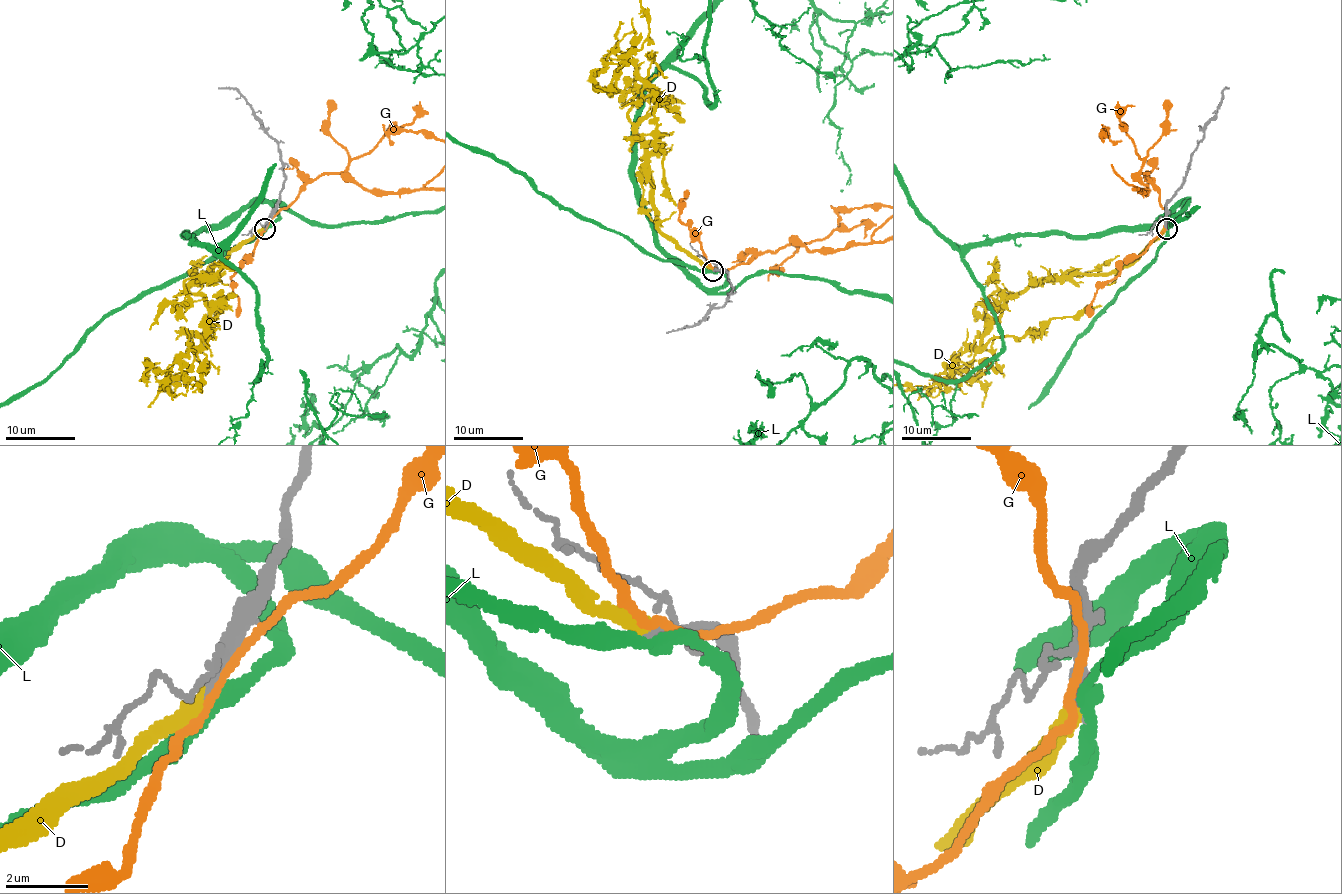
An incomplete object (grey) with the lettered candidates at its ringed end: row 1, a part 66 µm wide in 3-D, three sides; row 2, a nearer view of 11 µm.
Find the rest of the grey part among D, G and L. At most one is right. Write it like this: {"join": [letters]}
{"join": []}

